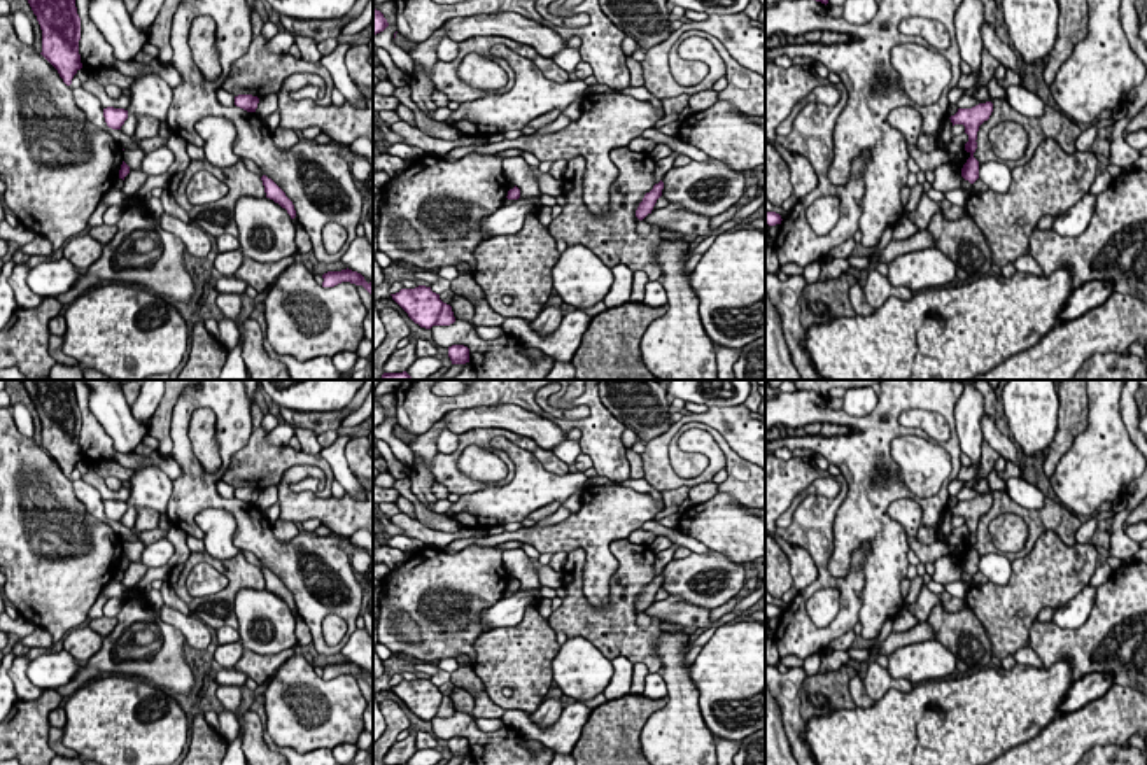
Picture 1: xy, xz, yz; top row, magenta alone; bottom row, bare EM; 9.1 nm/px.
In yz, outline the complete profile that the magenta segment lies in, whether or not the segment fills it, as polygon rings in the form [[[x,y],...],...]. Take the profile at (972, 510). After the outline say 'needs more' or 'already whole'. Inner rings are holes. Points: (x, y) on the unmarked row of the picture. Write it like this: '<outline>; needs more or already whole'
[[[979,495],[972,501],[958,501],[954,508],[951,508],[951,515],[954,516],[963,516],[965,525],[968,527],[968,534],[965,536],[965,543],[970,546],[967,555],[961,560],[961,569],[974,576],[979,571],[979,553],[974,550],[974,544],[977,541],[977,523],[979,518],[989,511],[993,504],[993,495]]]; already whole

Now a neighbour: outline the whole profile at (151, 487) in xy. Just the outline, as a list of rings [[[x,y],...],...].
[[[158,467],[135,469],[130,480],[131,494],[128,504],[133,508],[151,508],[159,515],[166,513],[168,499],[173,490],[173,480]]]

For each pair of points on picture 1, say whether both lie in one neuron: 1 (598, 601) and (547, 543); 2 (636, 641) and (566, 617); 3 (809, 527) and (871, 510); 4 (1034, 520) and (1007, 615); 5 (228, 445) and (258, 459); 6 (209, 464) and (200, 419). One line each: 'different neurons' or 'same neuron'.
1: same neuron
2: same neuron
3: different neurons
4: different neurons
5: different neurons
6: same neuron

